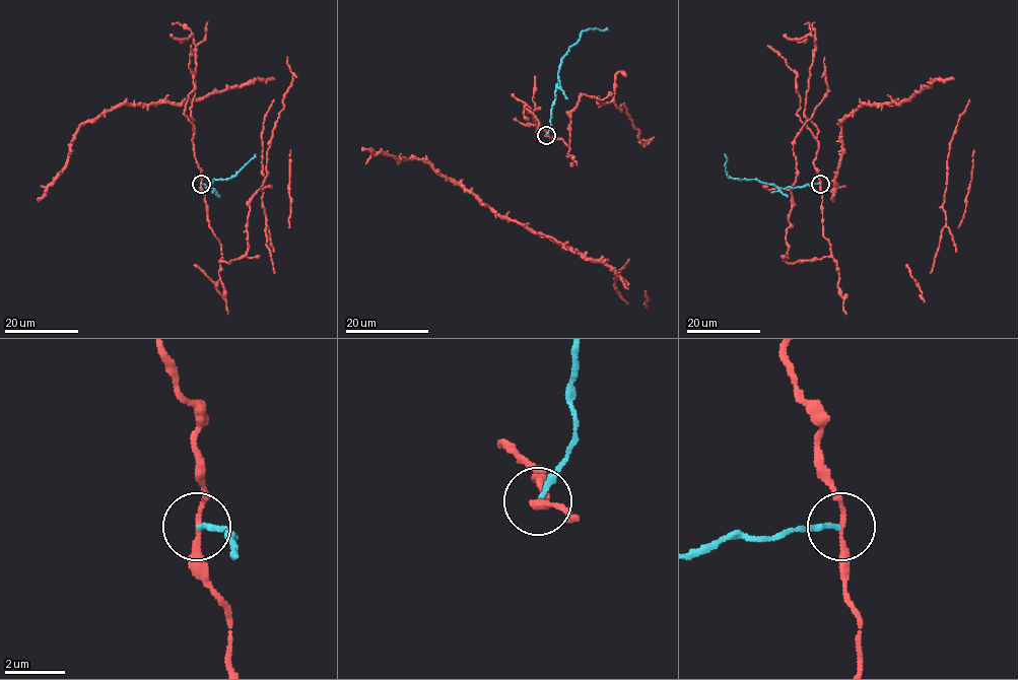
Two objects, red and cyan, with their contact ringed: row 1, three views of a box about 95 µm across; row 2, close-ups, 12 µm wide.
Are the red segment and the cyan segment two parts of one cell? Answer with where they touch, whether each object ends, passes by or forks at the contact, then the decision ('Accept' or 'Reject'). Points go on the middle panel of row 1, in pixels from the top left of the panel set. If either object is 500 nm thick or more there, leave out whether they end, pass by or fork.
Place: (546, 135). At the ring red passes by. At the ring cyan ends. Reject

